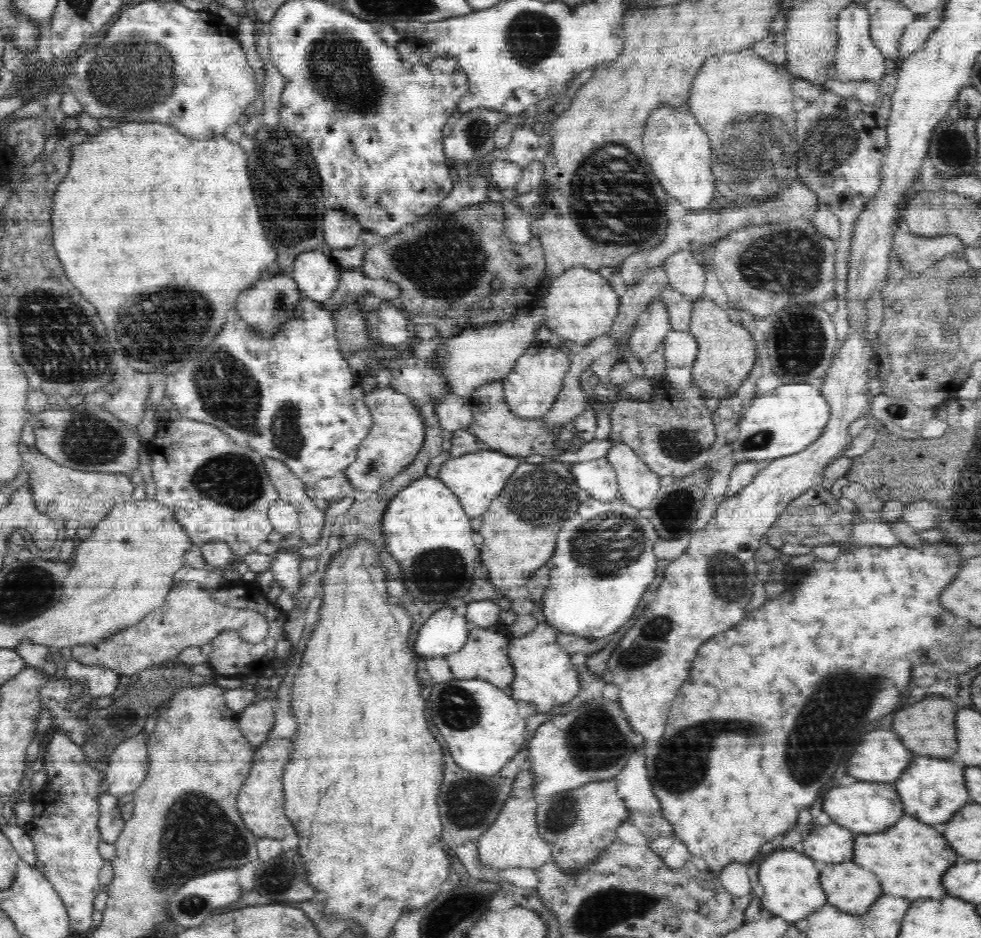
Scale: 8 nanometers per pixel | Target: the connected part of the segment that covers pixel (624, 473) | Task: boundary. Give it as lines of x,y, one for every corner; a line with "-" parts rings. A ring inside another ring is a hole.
610,439
610,442
612,447
605,457
616,471
619,498
622,498
624,502
636,507
638,510
648,508
661,489
661,477
655,471
650,470
647,463
640,458
640,455
637,455
634,449
630,448
627,444
614,439

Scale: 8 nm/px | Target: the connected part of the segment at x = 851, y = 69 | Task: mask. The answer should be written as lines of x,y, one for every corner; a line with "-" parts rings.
852,1
847,4
836,19
838,42
836,46
835,69
836,78
842,82
848,81
876,81
889,71
886,69
884,55
876,48
869,31
869,14
866,3

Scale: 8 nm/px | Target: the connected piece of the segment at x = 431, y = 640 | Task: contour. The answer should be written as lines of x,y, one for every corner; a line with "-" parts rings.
444,604
442,609
428,618
414,642
418,657
446,658
464,647
471,627
466,616
456,614
456,609

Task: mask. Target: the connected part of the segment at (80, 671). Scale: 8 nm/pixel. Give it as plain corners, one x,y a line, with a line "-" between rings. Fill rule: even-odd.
72,659
67,662
64,678
82,681
92,696
111,696
120,684
120,675
106,666
86,666

